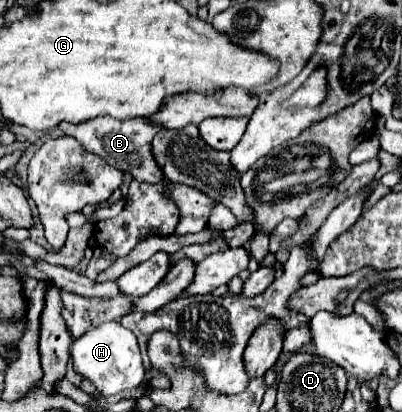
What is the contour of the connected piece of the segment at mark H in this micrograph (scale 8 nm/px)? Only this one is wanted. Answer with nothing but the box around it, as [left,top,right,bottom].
[72,321,144,395]

